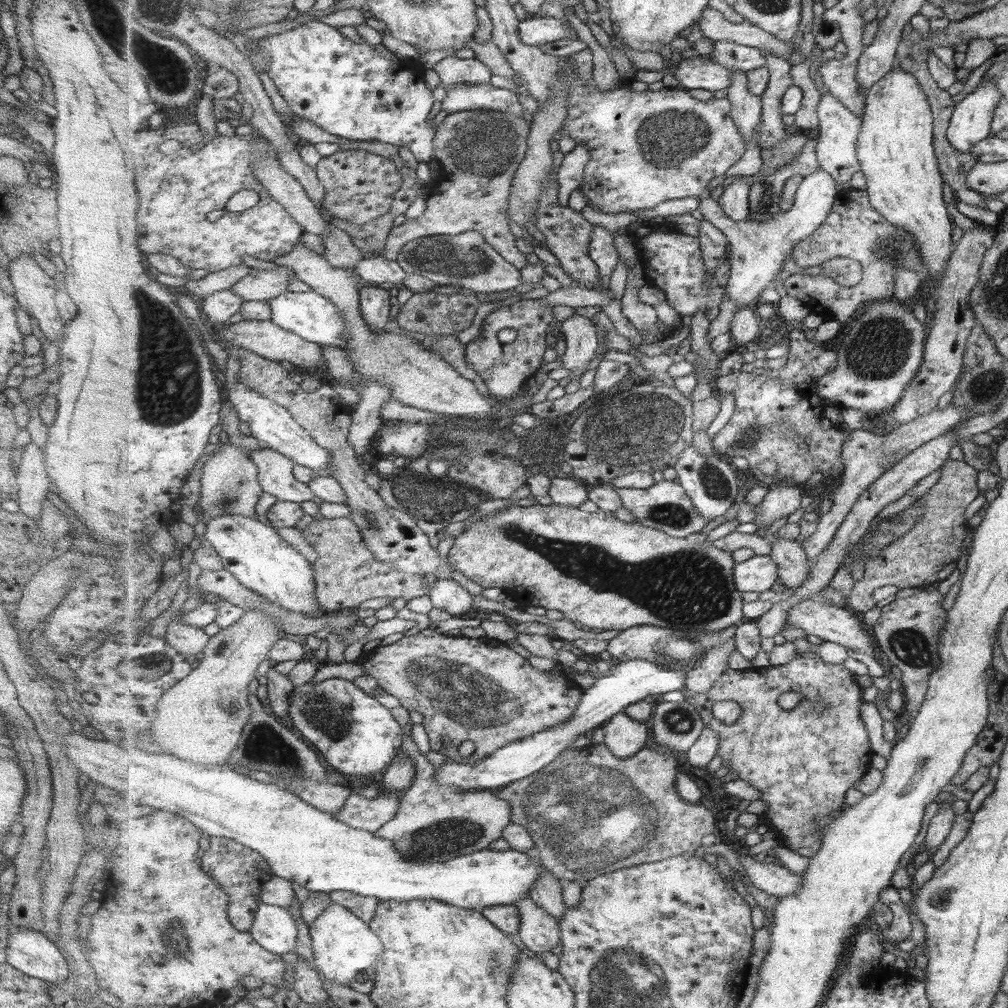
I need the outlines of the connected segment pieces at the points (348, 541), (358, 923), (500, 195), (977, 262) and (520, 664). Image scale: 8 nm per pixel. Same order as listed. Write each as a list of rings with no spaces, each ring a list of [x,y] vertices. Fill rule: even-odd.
[[[321,518],[312,521],[302,531],[303,536],[319,553],[319,560],[313,563],[315,569],[316,599],[327,613],[337,610],[357,610],[359,604],[371,598],[403,598],[413,600],[417,596],[430,594],[436,581],[423,585],[423,575],[399,572],[390,563],[381,563],[363,543],[359,527],[351,518]]]
[[[332,902],[331,906],[310,924],[317,971],[335,985],[349,985],[353,980],[363,978],[365,972],[377,965],[385,952],[380,936],[370,923],[361,920],[348,908]]]
[[[464,110],[448,113],[440,123],[439,132],[435,136],[434,158],[440,162],[441,174],[434,180],[434,189],[426,199],[425,212],[416,219],[407,218],[404,223],[393,227],[390,232],[384,256],[395,261],[404,244],[421,237],[433,235],[457,235],[463,232],[480,232],[485,240],[498,250],[511,264],[517,268],[525,268],[529,262],[520,251],[516,242],[517,237],[511,232],[511,217],[509,214],[511,182],[515,176],[515,170],[519,168],[528,152],[528,137],[532,132],[532,126],[528,120],[513,113],[491,110]]]
[[[980,221],[976,223],[981,226],[977,224],[974,229],[964,232],[954,248],[944,272],[945,278],[934,293],[936,311],[928,319],[929,330],[925,339],[924,359],[917,376],[909,383],[900,402],[890,410],[890,416],[895,423],[907,424],[937,408],[941,396],[953,390],[953,386],[958,382],[957,378],[960,378],[965,369],[964,354],[967,341],[973,329],[980,324],[969,304],[969,299],[971,291],[979,284],[980,268],[985,253],[993,246],[996,237],[994,227],[989,230],[982,227],[987,224]]]
[[[429,628],[418,632],[417,635],[403,636],[402,639],[394,643],[375,647],[370,652],[367,652],[367,656],[359,664],[364,668],[363,674],[372,676],[376,679],[379,686],[378,689],[382,688],[385,692],[396,696],[407,711],[410,712],[416,710],[423,714],[424,721],[422,722],[422,725],[430,734],[429,738],[432,750],[440,752],[443,756],[449,756],[451,761],[459,762],[459,764],[473,764],[474,762],[479,762],[479,760],[483,760],[483,758],[491,756],[496,750],[499,750],[499,748],[503,748],[518,740],[526,739],[528,736],[533,736],[538,732],[543,732],[545,729],[553,728],[554,726],[569,720],[574,715],[575,709],[579,706],[581,697],[584,695],[584,689],[581,688],[577,682],[567,679],[567,677],[556,675],[550,670],[535,670],[535,668],[529,664],[527,658],[524,658],[521,654],[517,654],[513,648],[509,648],[503,641],[487,636],[480,638],[447,636],[445,634],[439,634],[436,629],[429,630]],[[447,738],[450,740],[448,748],[445,747],[445,744],[443,743],[443,740],[447,740]],[[467,740],[471,740],[474,743],[475,750],[471,756],[465,758],[465,756],[461,756],[461,752],[459,752],[459,746],[461,746],[463,742],[467,742]]]

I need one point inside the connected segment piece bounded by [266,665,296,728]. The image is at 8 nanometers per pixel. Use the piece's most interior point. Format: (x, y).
(280, 687)

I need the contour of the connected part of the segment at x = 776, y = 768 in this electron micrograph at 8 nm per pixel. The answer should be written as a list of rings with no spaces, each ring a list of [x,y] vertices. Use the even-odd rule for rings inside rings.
[[[815,653],[809,654],[800,654],[793,662],[789,664],[784,664],[783,666],[768,666],[761,668],[748,668],[741,670],[733,670],[728,668],[724,671],[723,676],[714,684],[714,687],[711,688],[709,692],[705,694],[699,694],[698,692],[691,692],[688,688],[682,690],[682,693],[685,694],[687,701],[689,701],[696,709],[697,712],[702,716],[703,722],[706,727],[712,728],[718,732],[720,738],[720,747],[718,755],[721,756],[723,764],[728,764],[730,767],[729,772],[736,772],[738,778],[744,781],[747,781],[757,787],[761,792],[761,797],[759,799],[765,800],[768,802],[768,809],[763,812],[763,817],[765,819],[765,824],[762,829],[766,829],[768,826],[775,832],[775,834],[781,834],[779,840],[783,840],[787,848],[798,852],[806,857],[815,856],[824,846],[824,830],[839,816],[846,808],[846,794],[851,790],[851,788],[856,786],[856,782],[859,782],[863,776],[867,774],[867,771],[871,768],[871,757],[874,753],[871,751],[871,742],[869,742],[869,732],[865,728],[863,723],[863,718],[861,718],[861,702],[863,701],[863,687],[859,686],[855,682],[855,678],[845,666],[842,664],[833,665],[827,662],[824,662],[819,656]],[[783,692],[799,692],[802,694],[801,701],[790,711],[785,711],[779,704],[779,696]],[[721,700],[733,700],[738,702],[743,708],[743,712],[739,717],[739,720],[735,724],[725,724],[721,722],[713,712],[713,706],[717,704],[717,701]]]

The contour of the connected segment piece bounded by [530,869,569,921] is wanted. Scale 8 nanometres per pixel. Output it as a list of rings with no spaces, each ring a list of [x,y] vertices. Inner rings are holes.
[[[543,869],[536,883],[530,888],[530,897],[549,911],[549,914],[555,915],[559,921],[569,907],[565,904],[562,893],[563,882],[551,871]]]

